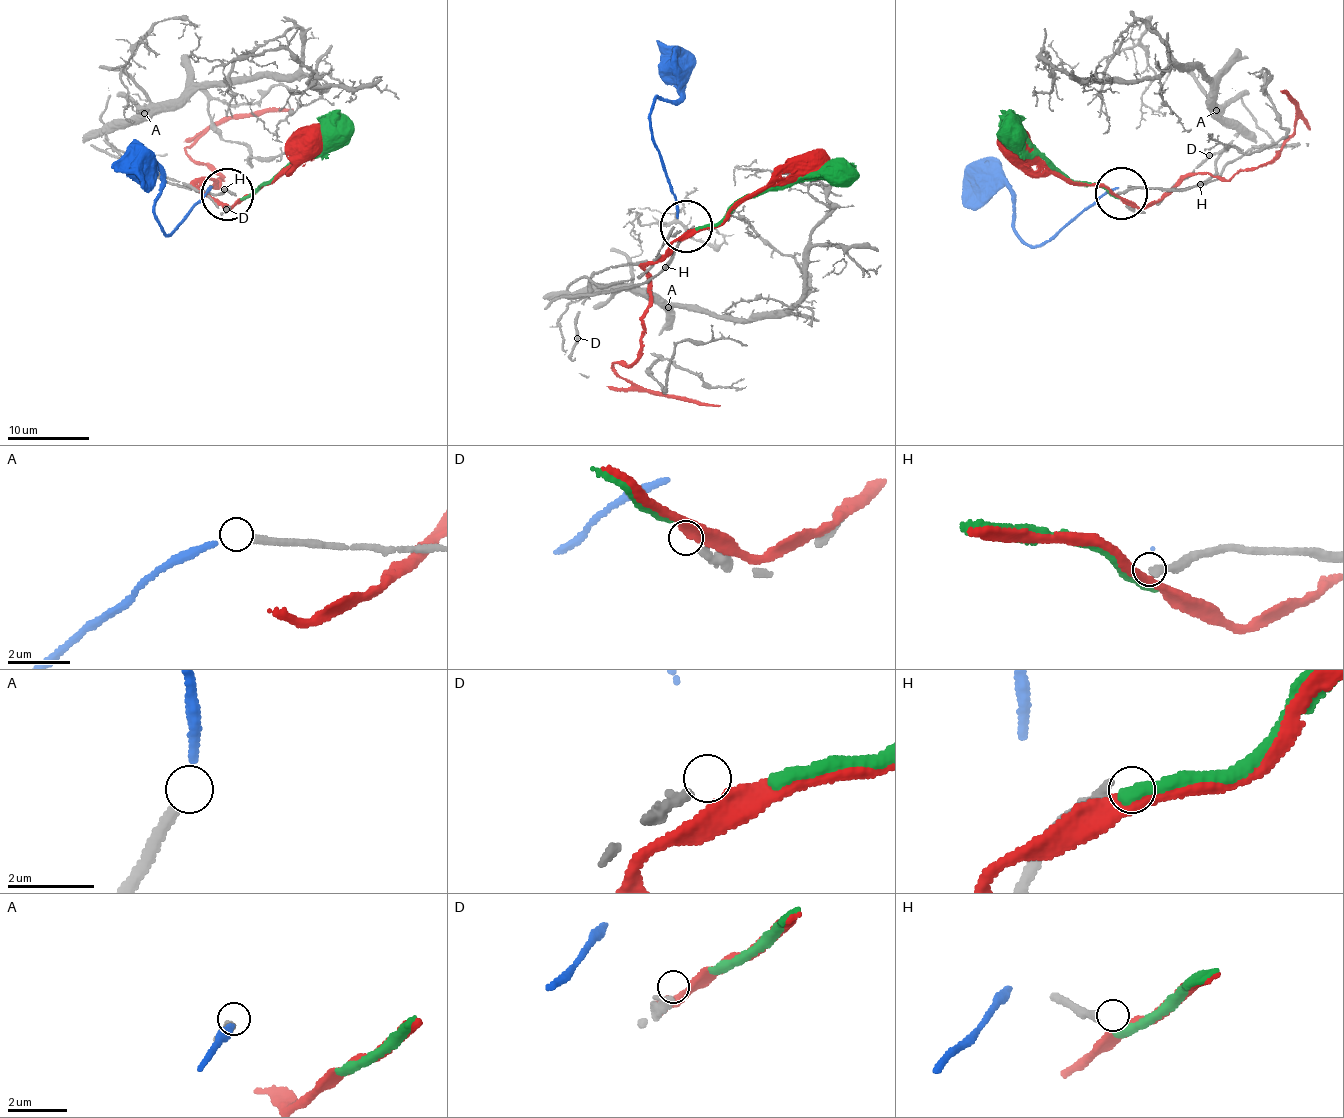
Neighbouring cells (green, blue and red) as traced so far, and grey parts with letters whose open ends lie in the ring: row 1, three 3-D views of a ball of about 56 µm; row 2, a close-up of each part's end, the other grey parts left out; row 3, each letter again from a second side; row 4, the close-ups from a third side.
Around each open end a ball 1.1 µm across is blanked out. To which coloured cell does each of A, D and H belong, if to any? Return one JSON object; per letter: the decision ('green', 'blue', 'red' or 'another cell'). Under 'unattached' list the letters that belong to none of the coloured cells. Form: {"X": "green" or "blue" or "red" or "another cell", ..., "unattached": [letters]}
{"A": "blue", "D": "another cell", "H": "another cell", "unattached": ["D", "H"]}

